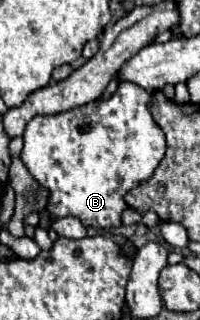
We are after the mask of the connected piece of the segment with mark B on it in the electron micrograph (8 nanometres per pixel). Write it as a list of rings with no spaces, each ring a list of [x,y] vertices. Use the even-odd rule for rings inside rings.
[[[121,81],[117,91],[111,97],[99,97],[97,101],[91,101],[87,105],[81,105],[77,109],[57,113],[57,115],[47,115],[47,117],[33,117],[23,133],[23,163],[27,171],[33,175],[33,179],[49,191],[49,203],[47,211],[51,221],[61,219],[67,215],[73,215],[81,219],[85,227],[95,227],[95,229],[109,229],[109,227],[121,227],[121,213],[127,209],[125,203],[125,193],[141,183],[145,183],[161,163],[165,155],[165,135],[161,127],[155,123],[149,103],[151,103],[153,93],[147,89],[131,83],[131,81]],[[105,145],[127,145],[127,167],[115,155],[111,149]]]

